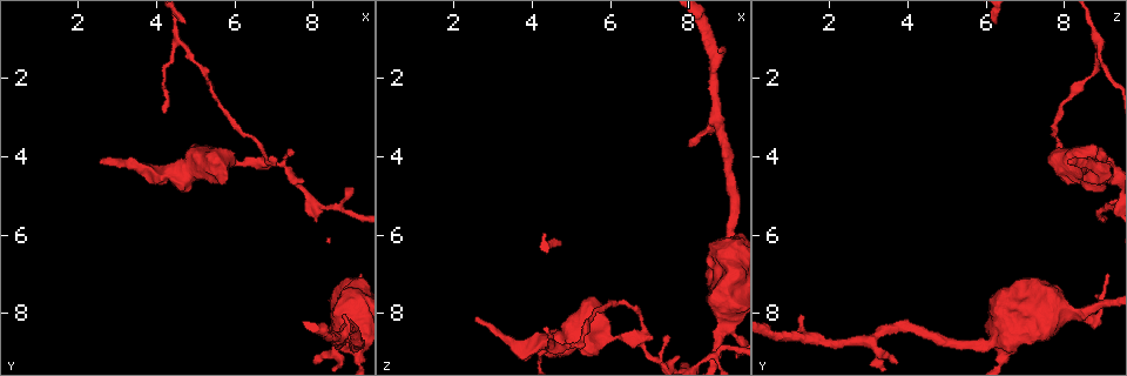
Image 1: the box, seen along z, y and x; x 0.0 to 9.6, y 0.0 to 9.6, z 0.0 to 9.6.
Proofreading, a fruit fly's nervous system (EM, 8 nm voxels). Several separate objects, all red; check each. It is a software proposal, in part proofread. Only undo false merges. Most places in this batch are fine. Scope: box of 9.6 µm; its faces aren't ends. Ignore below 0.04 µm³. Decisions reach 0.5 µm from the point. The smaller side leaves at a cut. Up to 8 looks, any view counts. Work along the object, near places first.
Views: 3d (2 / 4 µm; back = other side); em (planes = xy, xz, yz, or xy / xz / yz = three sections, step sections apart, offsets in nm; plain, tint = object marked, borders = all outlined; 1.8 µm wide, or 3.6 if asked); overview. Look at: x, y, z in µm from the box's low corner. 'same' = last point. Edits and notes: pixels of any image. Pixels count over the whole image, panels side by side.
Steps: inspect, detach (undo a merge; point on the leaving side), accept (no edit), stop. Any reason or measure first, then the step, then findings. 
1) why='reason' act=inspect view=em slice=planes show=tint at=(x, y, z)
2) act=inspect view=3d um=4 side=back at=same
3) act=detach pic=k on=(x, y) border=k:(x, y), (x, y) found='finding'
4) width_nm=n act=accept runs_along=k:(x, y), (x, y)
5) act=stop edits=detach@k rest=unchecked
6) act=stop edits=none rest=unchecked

why='sudden change in width' act=inspect view=em um=3.6 slice=planes show=tint at=(9.10, 8.80, 6.10)

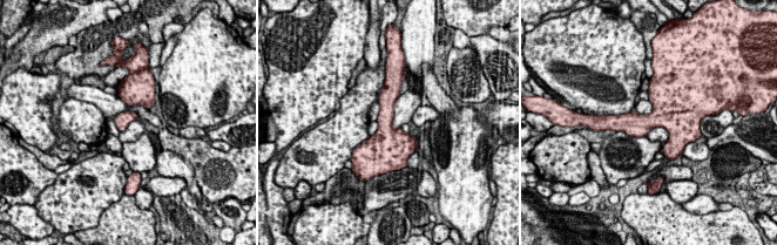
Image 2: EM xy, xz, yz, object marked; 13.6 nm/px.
act=accept found='continuous, no second cell'

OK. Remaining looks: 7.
why='sudden change in width' act=inspect view=3d um=4 at=(8.95, 8.00, 8.35)

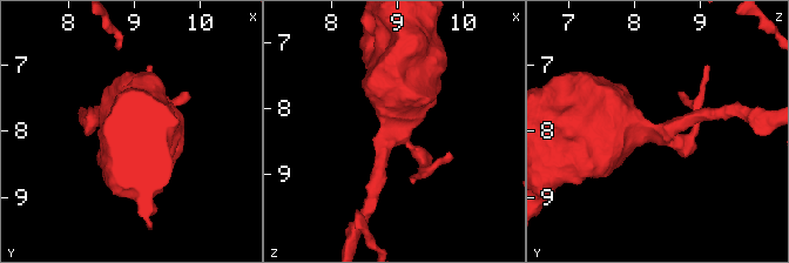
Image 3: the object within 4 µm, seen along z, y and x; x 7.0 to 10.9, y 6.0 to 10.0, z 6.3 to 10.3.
act=inspect view=em um=3.6 slice=xy step=8 show=tint at=(9.00, 8.00, 8.40)

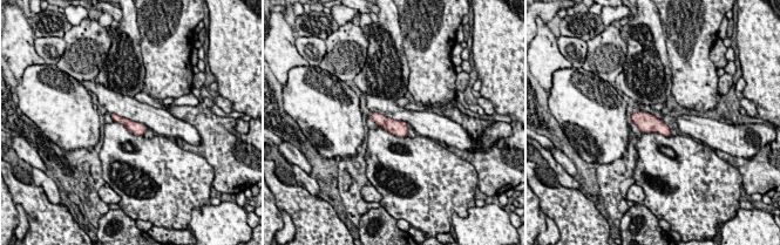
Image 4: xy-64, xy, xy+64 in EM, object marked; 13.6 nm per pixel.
act=accept found='all the same cell'

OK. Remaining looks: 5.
why='three arms meet' act=inspect view=3d um=2 at=(6.70, 4.15, 8.60)

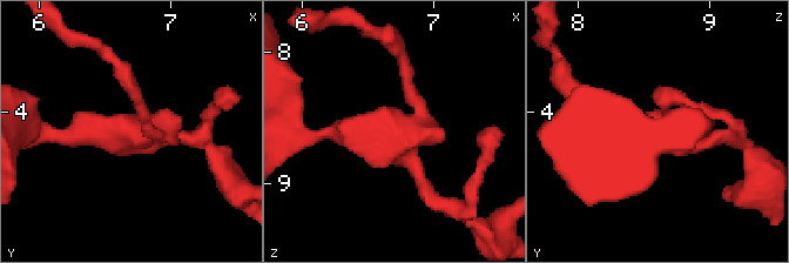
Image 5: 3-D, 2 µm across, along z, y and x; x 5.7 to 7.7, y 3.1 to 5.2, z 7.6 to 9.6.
arms=3 act=inspect view=em slice=planes show=tint at=(6.70, 4.14, 8.62)

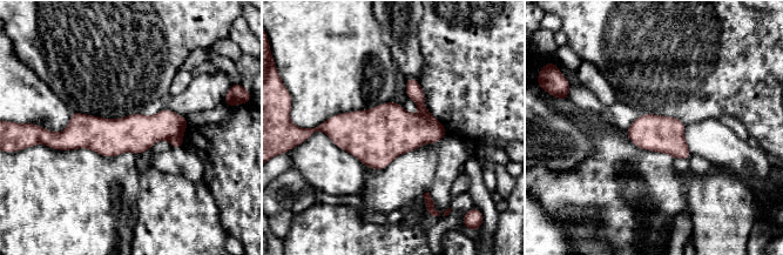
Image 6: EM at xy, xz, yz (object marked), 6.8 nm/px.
act=detach pic=6 on=(413, 91) border=6:(418, 113), (438, 122) found='two cells meet here'

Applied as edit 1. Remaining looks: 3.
act=stop edits=detach@6 rest=unchecked

